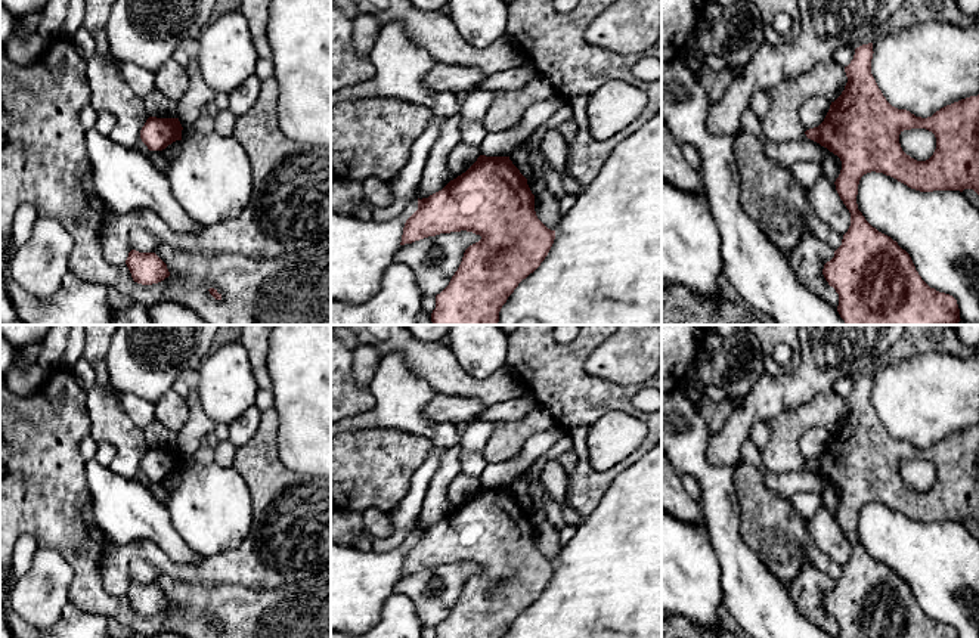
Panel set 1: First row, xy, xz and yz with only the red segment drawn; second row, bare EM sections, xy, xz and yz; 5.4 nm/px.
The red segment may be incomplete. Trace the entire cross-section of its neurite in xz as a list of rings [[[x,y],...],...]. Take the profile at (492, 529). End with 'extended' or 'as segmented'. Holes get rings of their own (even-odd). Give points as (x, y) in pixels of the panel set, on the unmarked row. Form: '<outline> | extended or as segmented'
[[[480,486],[442,521],[418,529],[418,541],[406,551],[400,576],[461,561],[481,570],[465,580],[449,616],[436,626],[436,638],[502,638],[518,614],[540,597],[555,570],[555,561],[537,549],[535,526],[509,487]]] | as segmented

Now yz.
[[[873,374],[855,380],[845,403],[848,414],[831,433],[824,452],[805,462],[806,468],[827,478],[842,492],[836,521],[851,543],[851,557],[822,606],[839,625],[837,638],[958,638],[957,631],[930,619],[916,601],[910,585],[890,567],[873,558],[858,541],[858,515],[864,505],[883,504],[920,523],[973,520],[979,526],[979,425],[961,430],[932,447],[916,447],[892,437],[871,405]],[[926,459],[936,468],[936,480],[926,492],[907,486],[899,474],[904,461]]] | as segmented

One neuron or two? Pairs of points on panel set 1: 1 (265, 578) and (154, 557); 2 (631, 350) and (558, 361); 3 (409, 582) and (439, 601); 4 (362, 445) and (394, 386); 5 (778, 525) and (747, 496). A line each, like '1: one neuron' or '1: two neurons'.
1: one neuron
2: two neurons
3: one neuron
4: two neurons
5: one neuron

